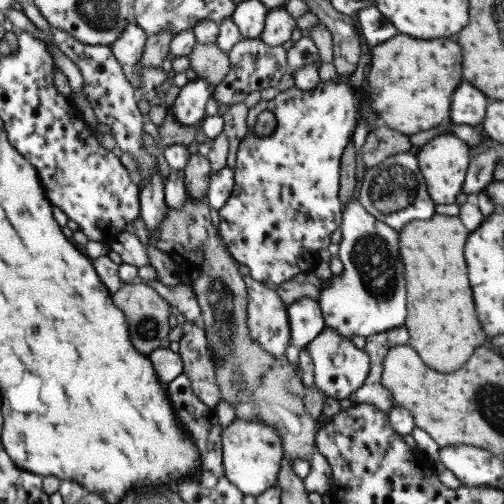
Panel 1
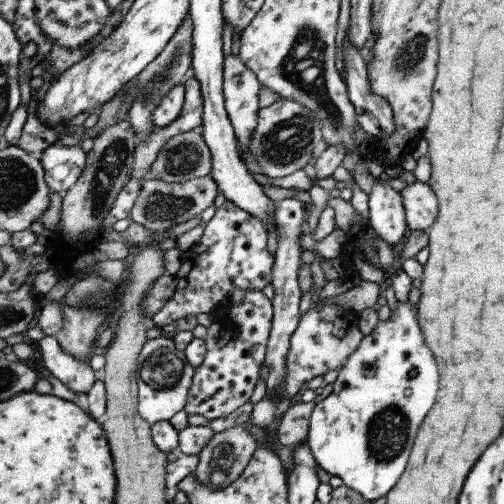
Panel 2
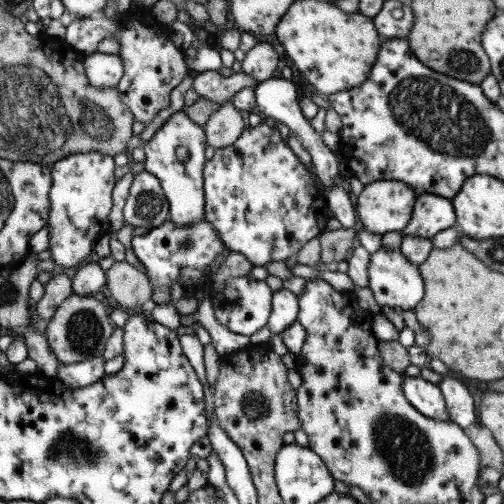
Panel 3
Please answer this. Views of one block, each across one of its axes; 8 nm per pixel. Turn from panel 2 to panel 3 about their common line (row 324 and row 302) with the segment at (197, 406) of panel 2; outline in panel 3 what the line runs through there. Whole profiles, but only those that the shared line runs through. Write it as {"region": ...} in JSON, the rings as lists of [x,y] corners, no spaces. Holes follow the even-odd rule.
{"region":[[[251,274],[227,280],[223,294],[217,296],[217,300],[213,298],[217,320],[237,334],[253,336],[261,328],[269,326],[269,320],[273,314],[273,294],[275,294],[275,290],[265,280],[255,280],[255,278],[251,278]]]}

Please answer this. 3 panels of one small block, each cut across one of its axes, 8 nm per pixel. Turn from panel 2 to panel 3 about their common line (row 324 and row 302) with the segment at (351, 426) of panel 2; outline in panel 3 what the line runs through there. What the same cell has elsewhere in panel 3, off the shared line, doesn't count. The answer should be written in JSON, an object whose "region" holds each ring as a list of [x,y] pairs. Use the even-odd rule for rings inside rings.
{"region":[[[379,248],[369,256],[367,264],[367,288],[371,290],[375,302],[379,306],[399,306],[401,310],[413,310],[415,304],[423,298],[423,282],[419,276],[419,266],[409,262],[401,250]]]}

